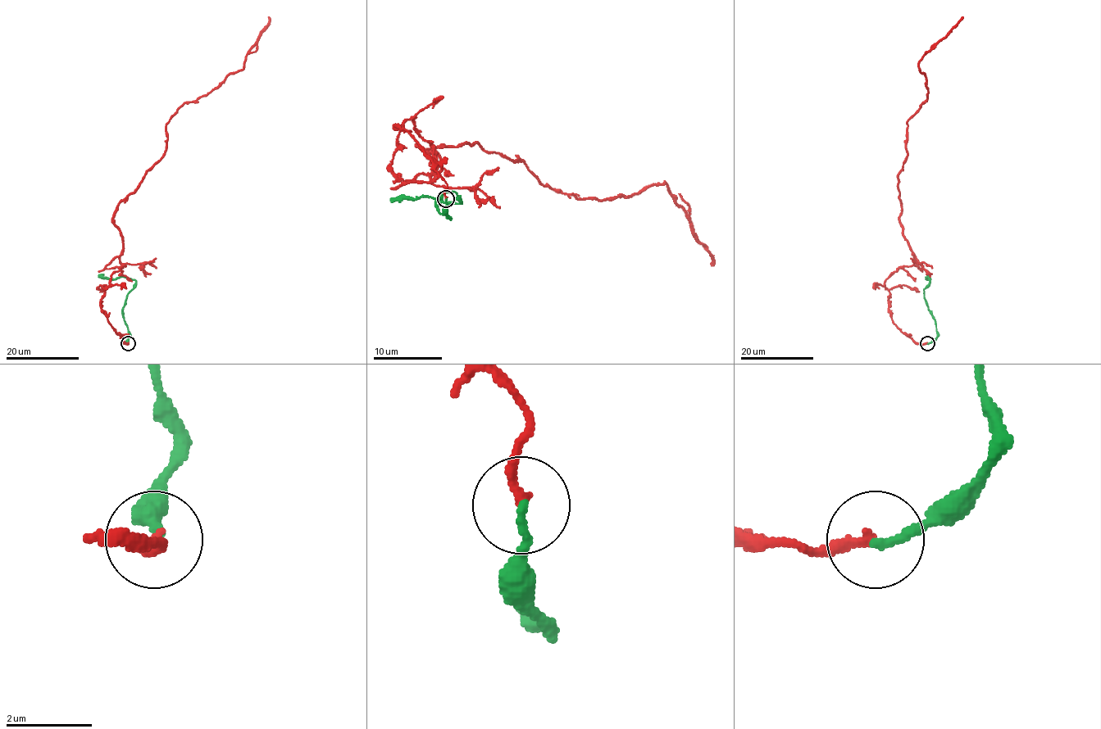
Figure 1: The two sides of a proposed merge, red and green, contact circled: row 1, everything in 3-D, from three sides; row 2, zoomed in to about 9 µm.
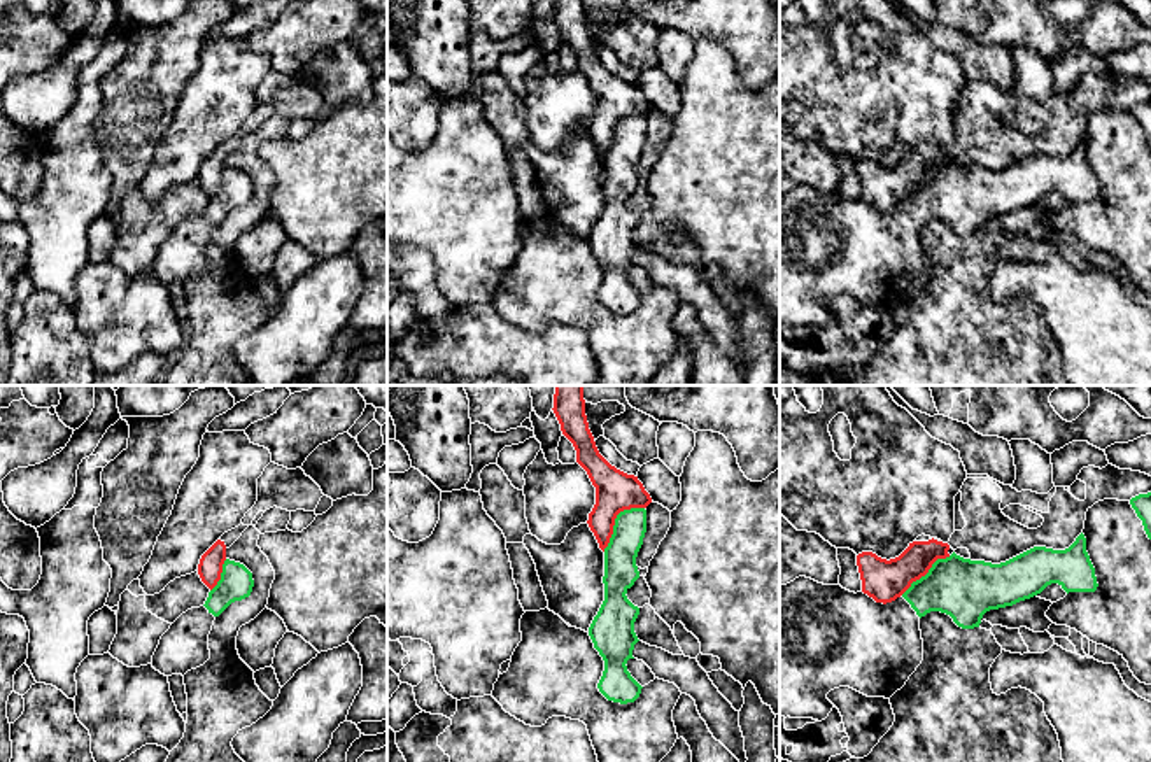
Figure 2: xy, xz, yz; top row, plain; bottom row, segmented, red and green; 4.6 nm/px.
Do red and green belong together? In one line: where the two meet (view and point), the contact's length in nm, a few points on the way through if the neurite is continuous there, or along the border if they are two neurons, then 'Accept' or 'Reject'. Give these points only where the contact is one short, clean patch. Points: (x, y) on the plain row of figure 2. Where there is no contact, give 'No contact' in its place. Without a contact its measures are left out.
Touches red at xz (614, 128). Shared border 280 nm. Boundary: xz (643, 114), (633, 114), (617, 123), (614, 141), (603, 158). Reject

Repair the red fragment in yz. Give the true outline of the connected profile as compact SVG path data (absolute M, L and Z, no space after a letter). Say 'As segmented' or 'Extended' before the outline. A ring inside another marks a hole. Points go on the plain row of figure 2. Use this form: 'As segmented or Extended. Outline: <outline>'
As segmented. Outline: M929 147L913 149L895 166L881 166L872 159L857 163L857 173L862 187L862 200L876 210L892 210L900 205L913 189L929 180L937 166L950 165L950 152Z

